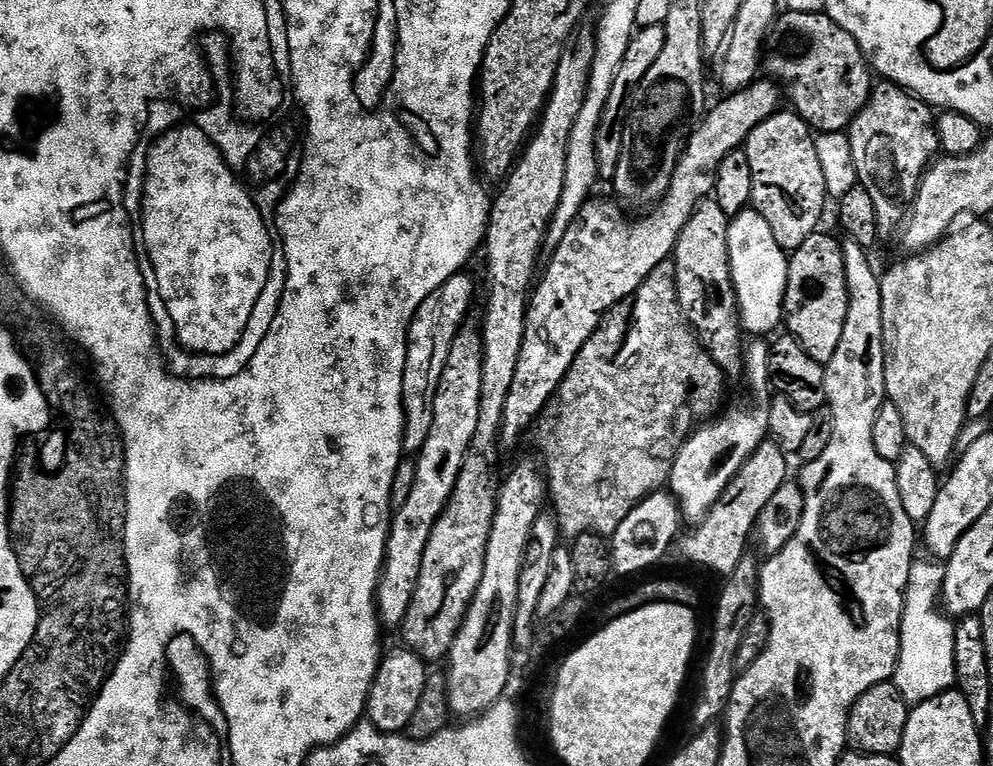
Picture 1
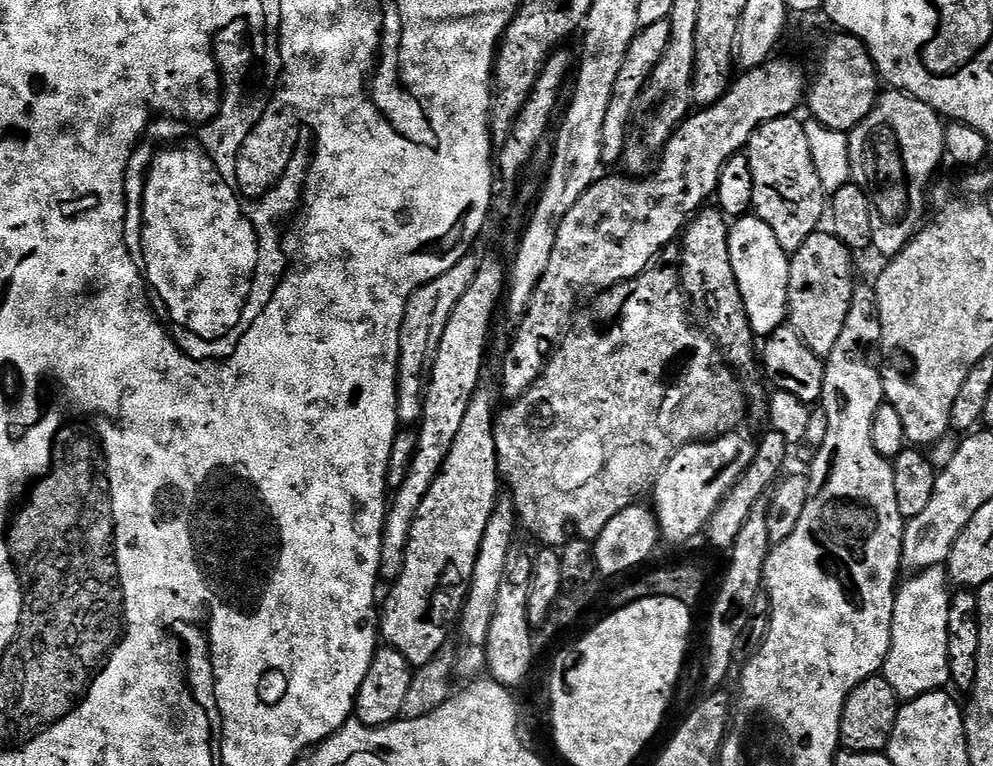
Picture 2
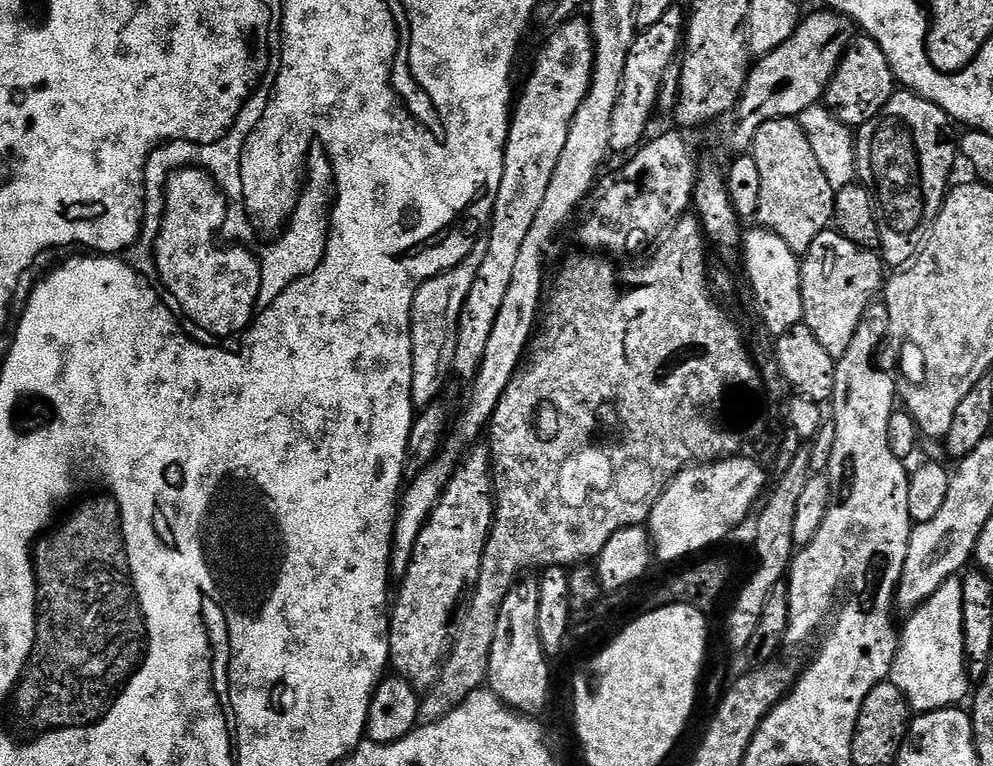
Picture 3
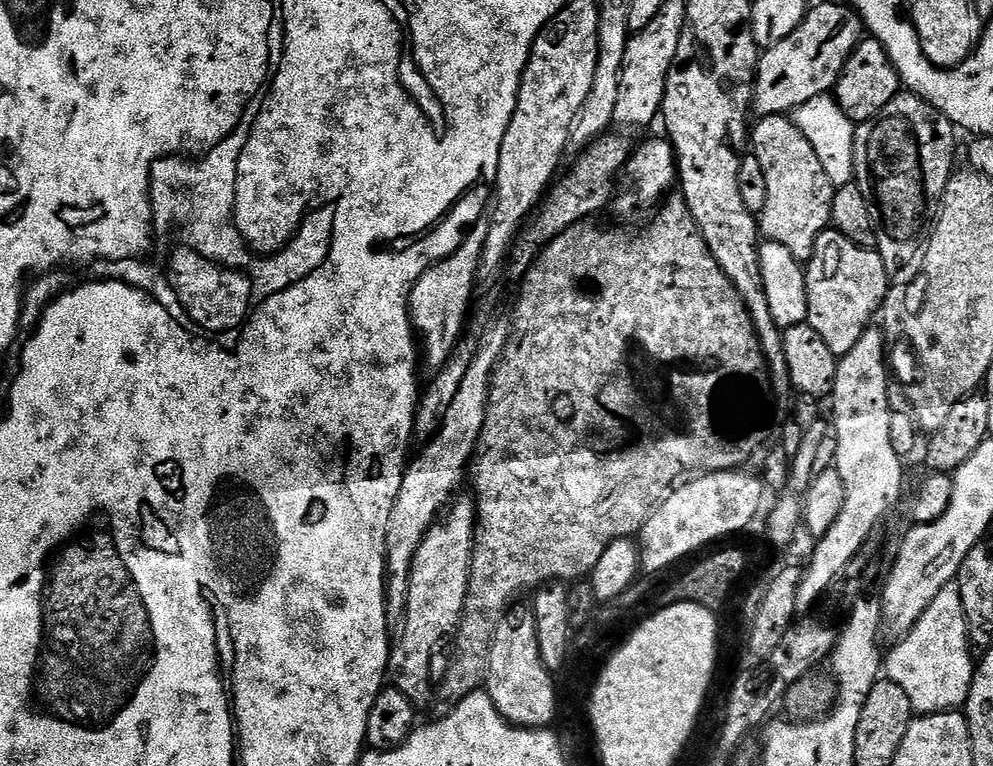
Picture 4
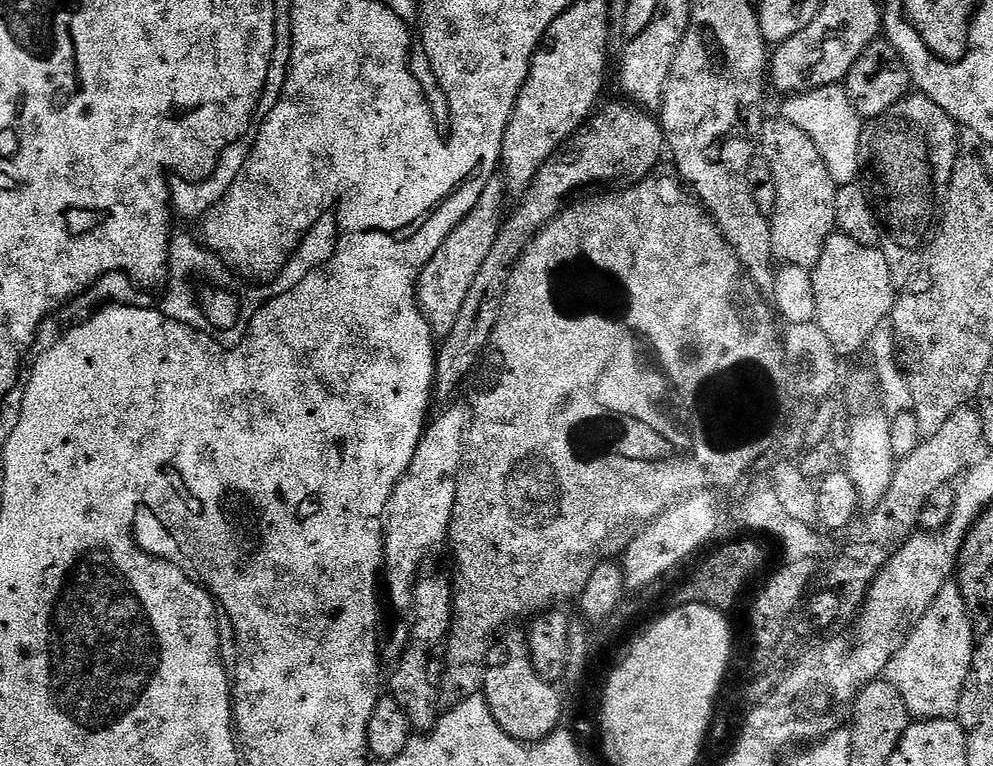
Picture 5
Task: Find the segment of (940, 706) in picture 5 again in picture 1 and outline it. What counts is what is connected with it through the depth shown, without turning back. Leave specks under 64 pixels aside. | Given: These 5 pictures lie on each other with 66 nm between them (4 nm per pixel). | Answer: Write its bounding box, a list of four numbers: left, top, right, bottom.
[894,562,956,706]

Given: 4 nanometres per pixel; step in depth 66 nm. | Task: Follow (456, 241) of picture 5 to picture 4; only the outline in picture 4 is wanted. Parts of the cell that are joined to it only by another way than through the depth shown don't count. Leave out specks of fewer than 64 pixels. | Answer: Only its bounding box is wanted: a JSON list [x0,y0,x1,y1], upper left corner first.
[408,222,487,366]

